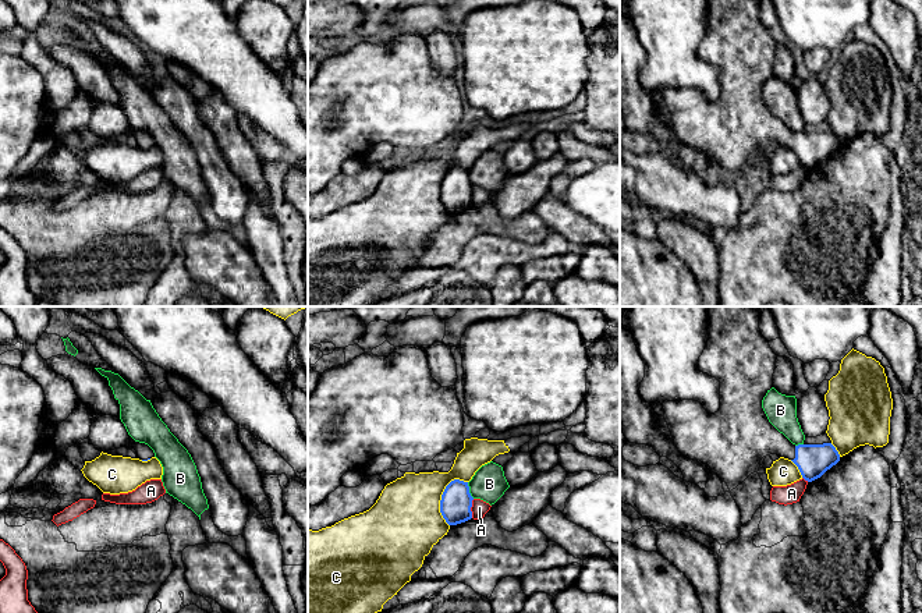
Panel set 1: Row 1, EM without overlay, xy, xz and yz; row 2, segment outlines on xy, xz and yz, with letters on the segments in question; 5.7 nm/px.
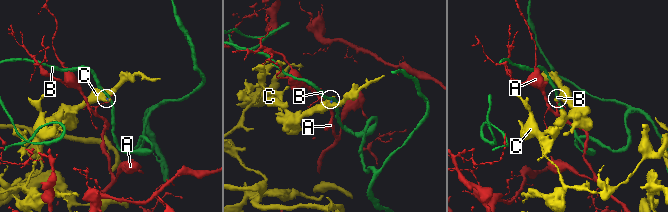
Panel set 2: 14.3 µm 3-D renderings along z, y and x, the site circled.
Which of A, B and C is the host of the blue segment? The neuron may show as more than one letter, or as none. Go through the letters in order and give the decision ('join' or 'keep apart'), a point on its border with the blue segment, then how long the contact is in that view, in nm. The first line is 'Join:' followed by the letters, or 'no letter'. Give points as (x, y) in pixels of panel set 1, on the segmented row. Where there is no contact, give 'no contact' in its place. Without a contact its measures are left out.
Join: no letter
A: keep apart | xz (470, 509) | 110 nm
B: keep apart | xz (468, 491) | 100 nm
C: keep apart | xz (440, 500) | 280 nm

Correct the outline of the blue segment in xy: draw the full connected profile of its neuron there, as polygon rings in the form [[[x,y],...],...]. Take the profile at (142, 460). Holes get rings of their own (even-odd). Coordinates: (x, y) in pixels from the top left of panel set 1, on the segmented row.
[[[93,414],[89,439],[95,449],[103,453],[130,446],[142,461],[155,457],[153,450],[145,443],[135,442],[121,419],[113,415]]]

